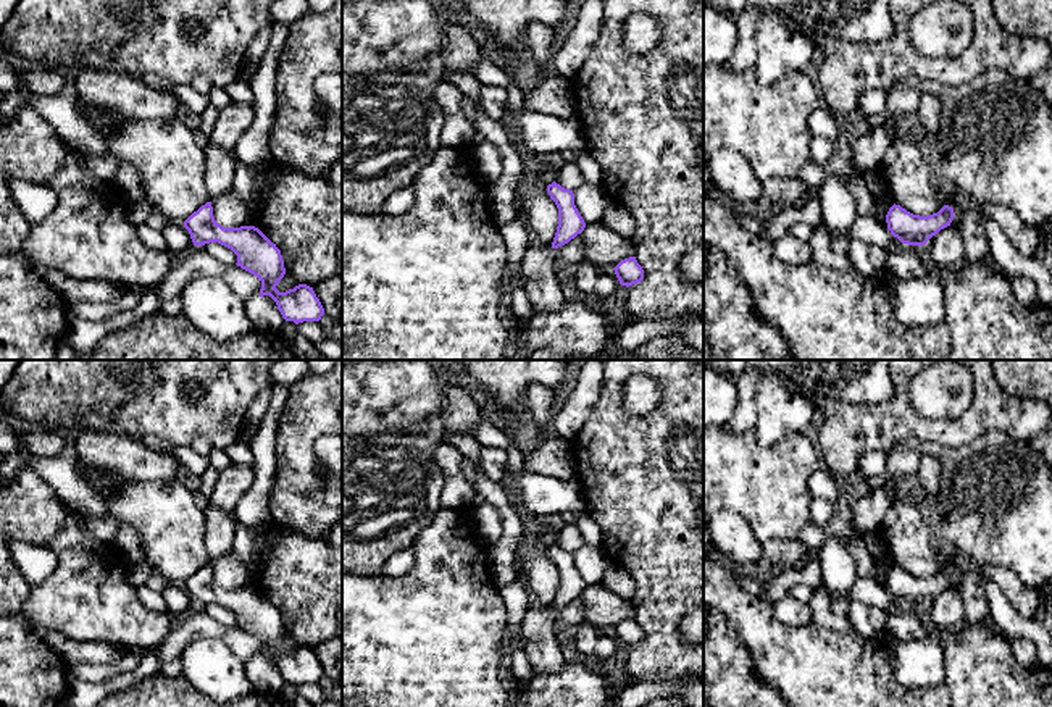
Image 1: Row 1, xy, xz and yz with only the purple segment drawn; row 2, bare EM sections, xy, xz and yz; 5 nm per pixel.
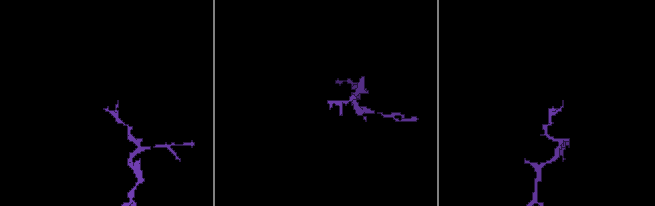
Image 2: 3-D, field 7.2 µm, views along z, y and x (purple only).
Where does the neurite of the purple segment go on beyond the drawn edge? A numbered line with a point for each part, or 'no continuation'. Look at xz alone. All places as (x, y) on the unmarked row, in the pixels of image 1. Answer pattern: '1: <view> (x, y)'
no continuation

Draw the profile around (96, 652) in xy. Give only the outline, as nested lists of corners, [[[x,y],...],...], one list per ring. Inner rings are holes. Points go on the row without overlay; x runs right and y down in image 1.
[[[34,625],[32,630],[66,663],[113,665],[126,649],[126,646],[105,641],[73,641],[68,636],[40,625]]]

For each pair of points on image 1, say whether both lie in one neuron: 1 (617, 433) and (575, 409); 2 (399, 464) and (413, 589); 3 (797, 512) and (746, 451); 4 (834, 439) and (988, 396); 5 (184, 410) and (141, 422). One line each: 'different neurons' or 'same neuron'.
1: different neurons
2: different neurons
3: same neuron
4: same neuron
5: same neuron

